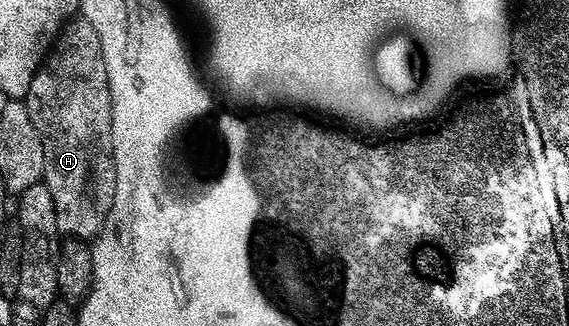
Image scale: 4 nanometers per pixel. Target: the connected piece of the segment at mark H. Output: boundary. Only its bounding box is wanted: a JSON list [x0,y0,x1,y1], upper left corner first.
[24,19,116,239]

